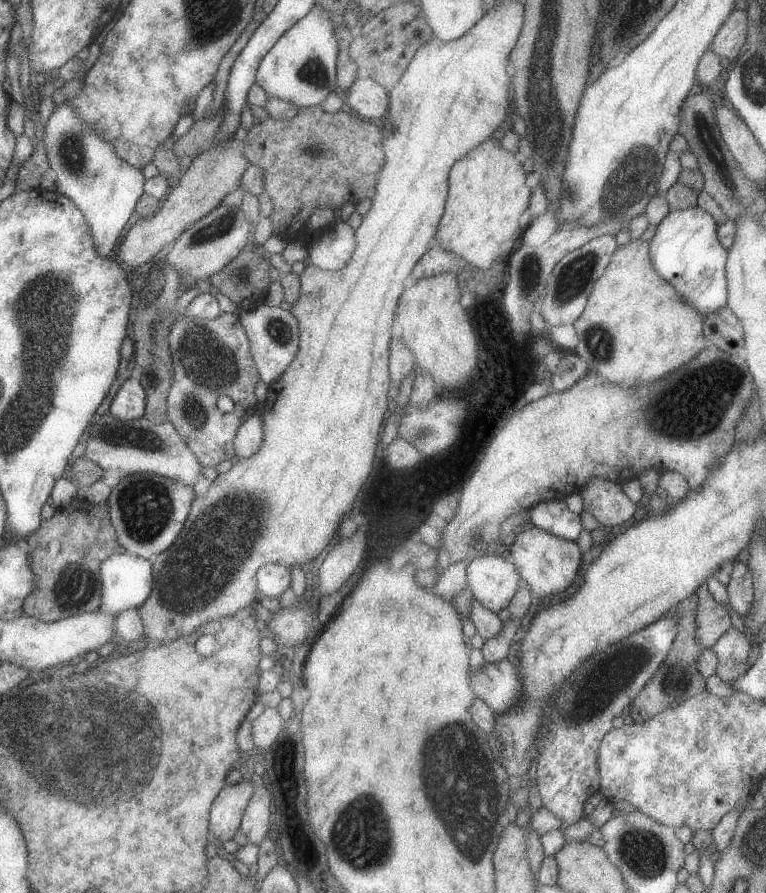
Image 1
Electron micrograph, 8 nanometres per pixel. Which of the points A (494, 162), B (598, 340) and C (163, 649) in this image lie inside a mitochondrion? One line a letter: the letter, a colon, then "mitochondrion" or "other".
A: other
B: mitochondrion
C: other

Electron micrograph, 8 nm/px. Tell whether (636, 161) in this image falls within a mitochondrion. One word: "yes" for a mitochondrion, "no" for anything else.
yes

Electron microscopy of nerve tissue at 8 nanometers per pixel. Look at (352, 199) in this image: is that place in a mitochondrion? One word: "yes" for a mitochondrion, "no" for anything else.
no

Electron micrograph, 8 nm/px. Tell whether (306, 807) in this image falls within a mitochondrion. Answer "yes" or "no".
no

